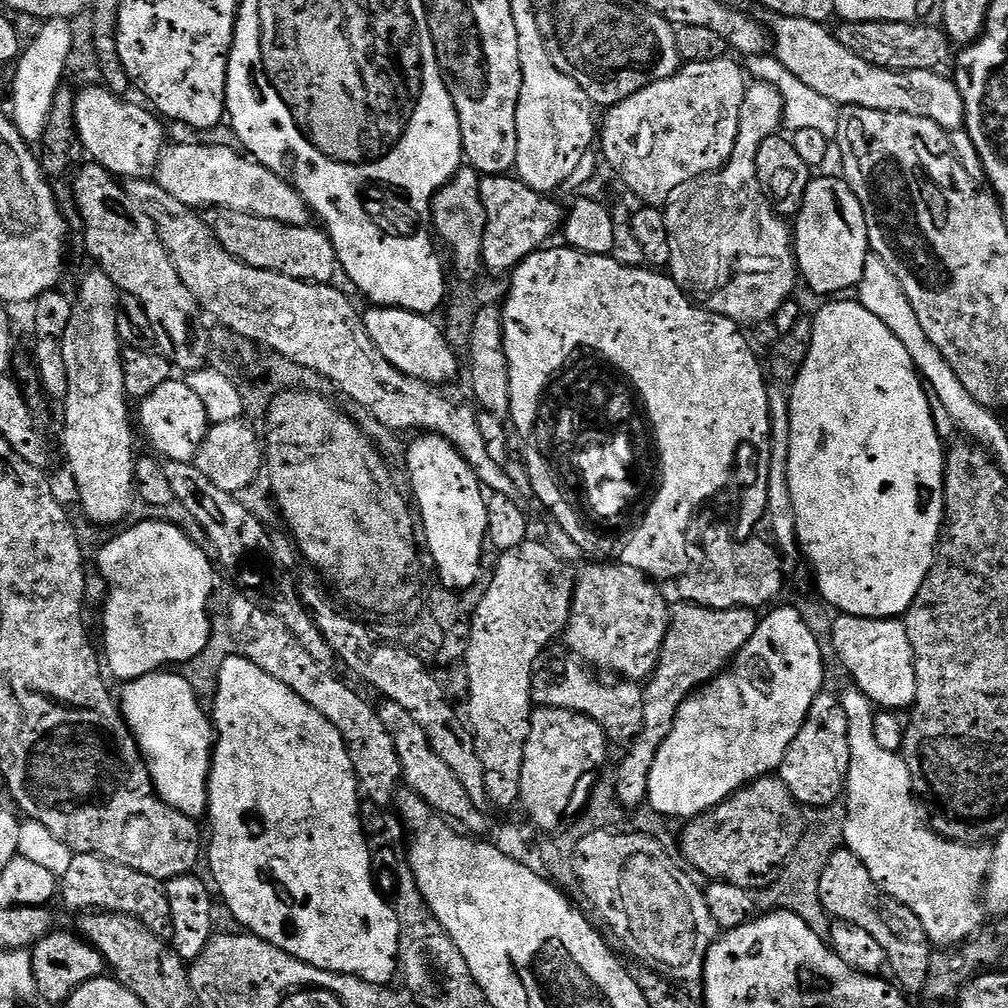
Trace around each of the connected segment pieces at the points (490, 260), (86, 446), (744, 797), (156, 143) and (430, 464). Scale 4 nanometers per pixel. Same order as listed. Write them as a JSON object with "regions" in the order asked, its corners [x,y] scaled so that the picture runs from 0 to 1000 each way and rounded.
{"regions":[[[[477,174],[478,208],[482,208],[482,232],[478,232],[478,260],[488,272],[504,272],[526,252],[535,250],[548,233],[557,229],[561,207],[547,193],[522,185],[511,174]]],[[[91,268],[91,271],[80,280],[79,291],[73,294],[69,319],[65,323],[63,332],[59,334],[60,342],[62,343],[62,355],[65,355],[65,375],[67,376],[67,391],[62,398],[62,404],[63,404],[63,452],[67,455],[67,464],[71,467],[71,476],[75,479],[75,488],[79,491],[79,500],[83,503],[84,510],[95,520],[115,520],[130,506],[131,496],[133,497],[133,481],[135,479],[136,453],[134,451],[131,452],[131,421],[133,425],[133,417],[132,414],[131,417],[127,414],[129,394],[123,382],[121,338],[117,331],[117,319],[115,318],[115,306],[119,302],[119,296],[120,291],[116,287],[115,281],[105,271]]],[[[766,768],[755,770],[744,780],[732,783],[710,802],[688,810],[678,818],[679,826],[675,829],[678,856],[684,862],[691,861],[703,874],[724,875],[743,883],[759,881],[773,869],[774,862],[798,830],[797,808],[795,799],[774,773]]],[[[102,85],[80,86],[75,91],[75,124],[79,134],[79,144],[94,162],[100,163],[106,171],[116,177],[142,179],[154,172],[155,164],[165,150],[163,127],[159,124],[160,116],[154,110],[148,109],[142,102],[130,103],[129,100],[130,98],[113,94]]],[[[417,431],[410,440],[404,441],[405,472],[413,494],[415,516],[423,519],[429,535],[429,544],[440,565],[440,574],[445,579],[464,579],[477,566],[476,551],[482,545],[484,534],[484,498],[481,485],[474,478],[470,466],[462,462],[458,450],[445,437],[432,431]]]]}

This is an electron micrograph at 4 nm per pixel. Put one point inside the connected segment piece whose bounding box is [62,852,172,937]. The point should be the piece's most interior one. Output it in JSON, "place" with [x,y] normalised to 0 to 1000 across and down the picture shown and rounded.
{"place":[92,876]}

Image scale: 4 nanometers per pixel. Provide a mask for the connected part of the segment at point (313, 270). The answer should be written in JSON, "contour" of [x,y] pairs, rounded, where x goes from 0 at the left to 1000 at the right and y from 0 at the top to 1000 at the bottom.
{"contour":[[[206,206],[201,216],[218,243],[241,262],[314,282],[329,282],[335,274],[333,249],[320,225],[310,226],[309,221],[281,222],[227,206]]]}

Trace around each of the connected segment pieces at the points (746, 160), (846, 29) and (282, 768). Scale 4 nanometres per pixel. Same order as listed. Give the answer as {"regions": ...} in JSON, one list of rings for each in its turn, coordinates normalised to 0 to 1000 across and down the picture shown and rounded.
{"regions":[[[[755,79],[743,82],[738,89],[736,97],[736,105],[732,113],[732,129],[730,130],[730,140],[728,141],[728,149],[724,153],[724,157],[710,171],[702,171],[699,175],[688,177],[685,181],[681,181],[677,185],[673,185],[669,188],[661,202],[658,203],[657,209],[661,216],[661,229],[665,232],[665,260],[661,267],[662,273],[667,275],[670,282],[675,283],[684,295],[693,305],[698,306],[702,310],[707,310],[713,313],[724,315],[730,321],[741,323],[741,321],[750,321],[753,317],[761,318],[772,308],[772,304],[776,304],[776,300],[780,300],[789,290],[790,278],[792,282],[792,267],[790,264],[790,256],[788,253],[788,234],[782,226],[779,219],[770,210],[769,206],[762,201],[761,193],[752,181],[752,169],[750,168],[750,154],[756,145],[756,141],[760,137],[771,134],[775,130],[776,120],[778,118],[778,102],[776,101],[776,93],[772,93],[772,89],[768,85],[764,85]]],[[[839,20],[830,23],[827,35],[843,54],[851,54],[855,62],[863,62],[872,67],[887,69],[888,71],[902,71],[903,69],[930,70],[934,65],[945,59],[946,48],[938,34],[936,27],[924,28],[924,23],[910,22],[900,24],[899,22],[875,22],[864,20]]],[[[235,649],[224,653],[220,669],[216,673],[214,695],[208,699],[208,713],[212,719],[212,741],[210,744],[210,763],[206,769],[206,804],[204,813],[210,816],[210,838],[204,841],[204,857],[210,860],[214,868],[214,877],[218,880],[217,892],[232,905],[232,911],[240,917],[249,928],[257,933],[284,942],[292,950],[304,954],[313,960],[324,964],[338,964],[344,968],[354,968],[368,976],[388,977],[389,967],[395,964],[397,950],[397,916],[393,910],[392,900],[385,897],[371,872],[369,864],[370,842],[365,841],[366,830],[357,814],[359,787],[353,776],[353,765],[347,756],[345,741],[341,738],[339,728],[330,724],[329,718],[312,704],[292,685],[280,681],[276,673],[268,673],[264,665],[252,661],[242,650]]]]}

